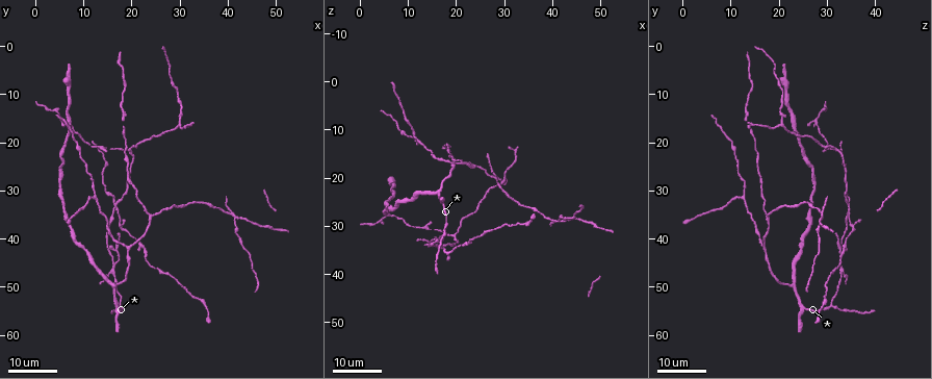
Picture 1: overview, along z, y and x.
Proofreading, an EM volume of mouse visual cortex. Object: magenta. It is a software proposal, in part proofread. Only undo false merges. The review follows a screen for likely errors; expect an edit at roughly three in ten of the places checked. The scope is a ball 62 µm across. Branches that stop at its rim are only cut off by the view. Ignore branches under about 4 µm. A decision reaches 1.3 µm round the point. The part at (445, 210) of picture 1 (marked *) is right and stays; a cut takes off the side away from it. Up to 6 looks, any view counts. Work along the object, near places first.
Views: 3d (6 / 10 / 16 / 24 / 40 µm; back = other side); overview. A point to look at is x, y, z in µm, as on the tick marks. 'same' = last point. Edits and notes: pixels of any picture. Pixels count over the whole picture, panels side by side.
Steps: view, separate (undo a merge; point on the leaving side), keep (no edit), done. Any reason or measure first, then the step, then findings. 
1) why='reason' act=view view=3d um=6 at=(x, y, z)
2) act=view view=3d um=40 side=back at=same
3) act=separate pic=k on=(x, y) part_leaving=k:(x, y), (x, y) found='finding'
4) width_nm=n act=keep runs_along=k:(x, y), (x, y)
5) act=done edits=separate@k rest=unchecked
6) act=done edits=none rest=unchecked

why='arms part here' act=view view=3d um=16 at=(12.5, 31.5, 12.0)

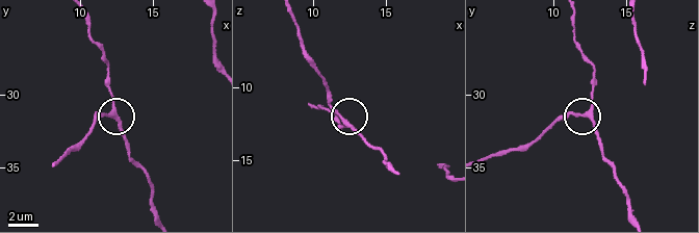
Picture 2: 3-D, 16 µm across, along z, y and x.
act=view view=3d um=6 at=(12.2, 31.4, 12.4)

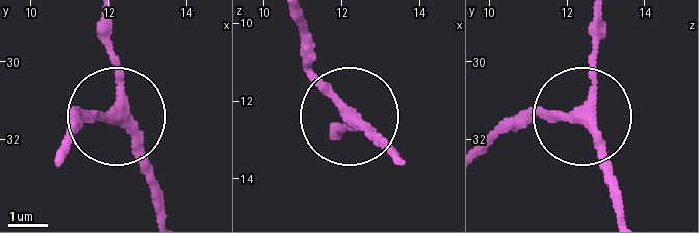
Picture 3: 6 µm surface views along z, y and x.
side_arm_um=16 act=keep runs_along=3:(395, 155), (322, 82), (306, 35) found='one neuron here'

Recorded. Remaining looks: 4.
why='arms part here' act=view view=3d um=24 at=(30.0, 16.0, 20.0)

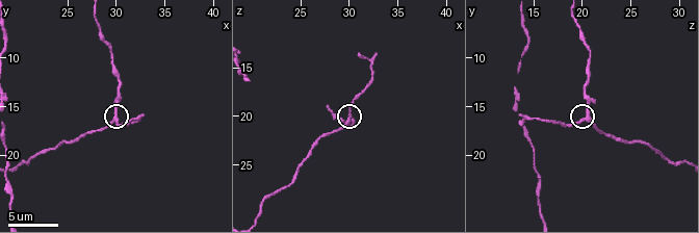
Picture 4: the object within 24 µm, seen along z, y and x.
why='zoom in' act=view view=3d um=10 at=(30.2, 16.4, 20.4)

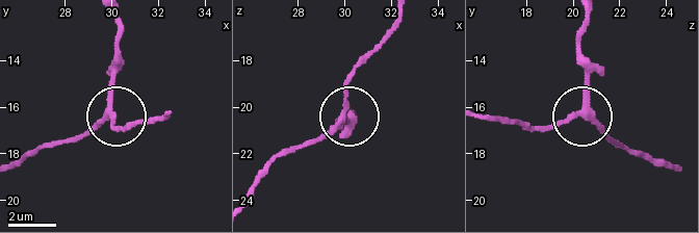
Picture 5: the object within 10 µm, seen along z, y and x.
arms=3 act=keep runs_along=5:(250, 189), (272, 159), (313, 144), (337, 124), (354, 67) found='one neuron here'

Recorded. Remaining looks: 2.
act=done edits=none rest=unchecked

